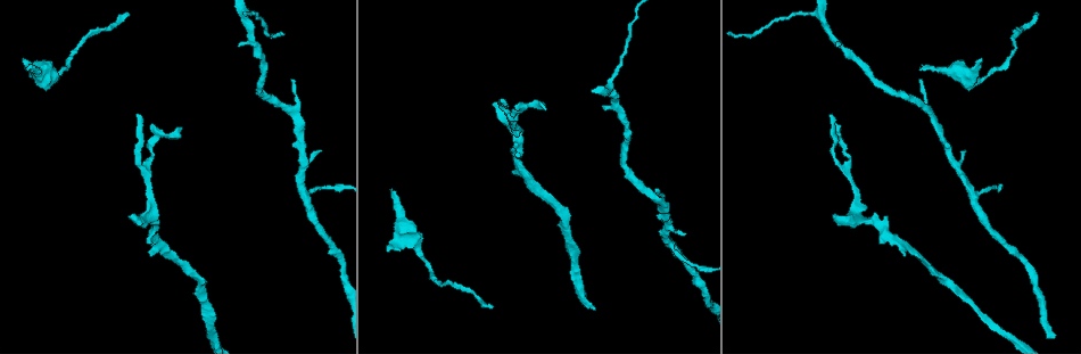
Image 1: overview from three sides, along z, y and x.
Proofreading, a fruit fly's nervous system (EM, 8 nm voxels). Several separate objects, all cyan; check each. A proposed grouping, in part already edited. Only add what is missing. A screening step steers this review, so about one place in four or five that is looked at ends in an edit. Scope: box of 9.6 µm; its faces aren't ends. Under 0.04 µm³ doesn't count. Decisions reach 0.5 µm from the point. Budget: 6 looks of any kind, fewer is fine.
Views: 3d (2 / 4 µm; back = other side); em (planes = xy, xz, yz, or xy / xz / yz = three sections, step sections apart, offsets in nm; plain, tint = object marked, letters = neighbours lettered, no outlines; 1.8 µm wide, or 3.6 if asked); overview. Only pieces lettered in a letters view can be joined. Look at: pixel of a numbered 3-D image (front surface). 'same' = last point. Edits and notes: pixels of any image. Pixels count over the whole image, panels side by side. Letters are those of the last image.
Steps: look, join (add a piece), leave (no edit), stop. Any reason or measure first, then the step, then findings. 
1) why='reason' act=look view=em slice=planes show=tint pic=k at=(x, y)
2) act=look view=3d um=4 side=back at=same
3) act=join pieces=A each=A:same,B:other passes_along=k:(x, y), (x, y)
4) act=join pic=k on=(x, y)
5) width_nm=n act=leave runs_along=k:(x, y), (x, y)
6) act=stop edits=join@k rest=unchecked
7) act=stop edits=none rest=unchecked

why='branch stops here' act=look view=em slice=planes show=letters pic=1 at=(128, 13)

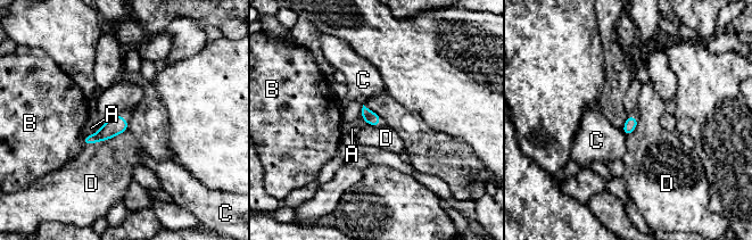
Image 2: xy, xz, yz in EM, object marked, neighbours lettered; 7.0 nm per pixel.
width_nm=80 act=leave each=A:other,B:other,C:other,D:other border=2:(126, 129), (113, 137), (84, 145) found='none of them fits'

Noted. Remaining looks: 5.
why='free end' act=look view=3d um=4 pic=1 at=(963, 150)

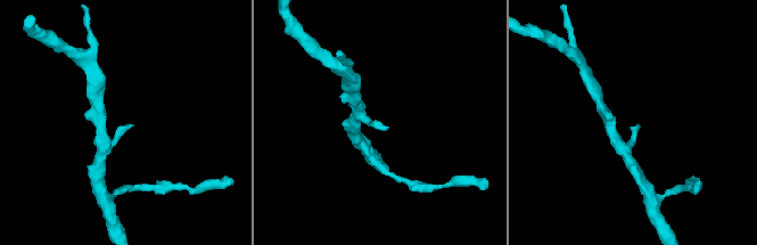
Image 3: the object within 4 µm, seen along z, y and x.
act=look view=em slice=xz step=4 show=tint pic=3 at=(131, 125)

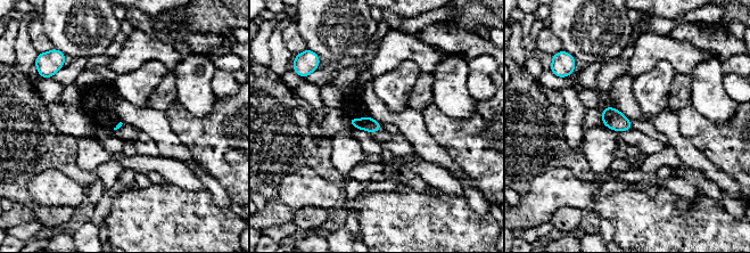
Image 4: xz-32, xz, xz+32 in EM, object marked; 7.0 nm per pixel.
act=look view=em slice=xy step=4 show=letters at=same

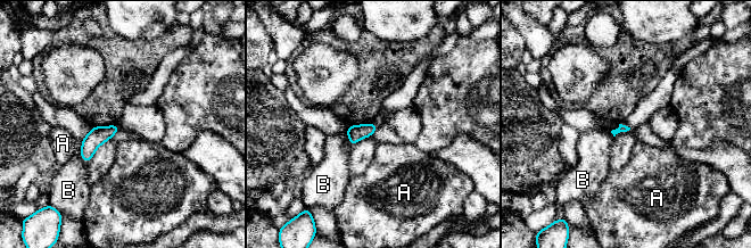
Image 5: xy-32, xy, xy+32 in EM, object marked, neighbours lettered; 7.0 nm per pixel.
act=leave each=A:other,B:other border=5:(81, 140), (81, 158), (88, 163) found='none of them fits'

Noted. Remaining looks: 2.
act=stop edits=none rest=unchecked

